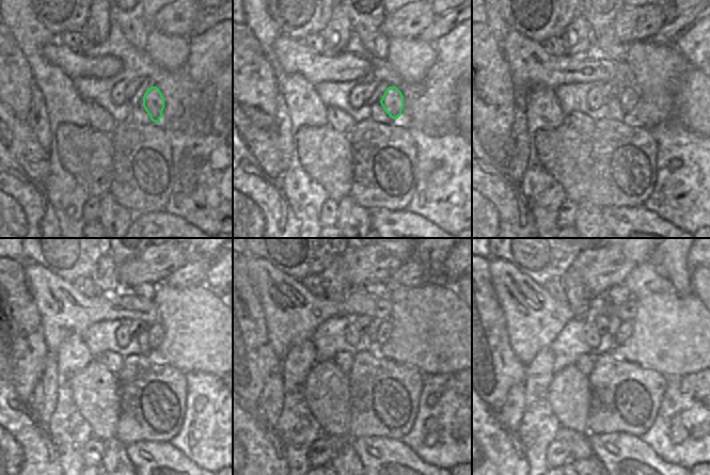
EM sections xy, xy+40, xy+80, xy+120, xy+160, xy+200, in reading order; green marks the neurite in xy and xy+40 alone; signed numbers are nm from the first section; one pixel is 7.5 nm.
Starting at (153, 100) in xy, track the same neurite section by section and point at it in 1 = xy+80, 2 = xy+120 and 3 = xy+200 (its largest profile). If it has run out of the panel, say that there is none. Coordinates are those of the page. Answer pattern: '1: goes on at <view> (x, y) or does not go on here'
1: goes on at xy+80 (630, 96)
2: goes on at xy+120 (150, 337)
3: goes on at xy+200 (625, 331)

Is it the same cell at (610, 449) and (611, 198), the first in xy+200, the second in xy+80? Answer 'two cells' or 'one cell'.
two cells

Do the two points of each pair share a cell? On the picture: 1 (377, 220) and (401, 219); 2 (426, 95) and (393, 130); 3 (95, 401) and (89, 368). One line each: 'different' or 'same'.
1: same
2: different
3: same

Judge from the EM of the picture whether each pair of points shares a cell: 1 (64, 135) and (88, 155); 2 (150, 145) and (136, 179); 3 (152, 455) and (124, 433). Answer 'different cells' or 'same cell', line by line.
1: same cell
2: same cell
3: different cells

